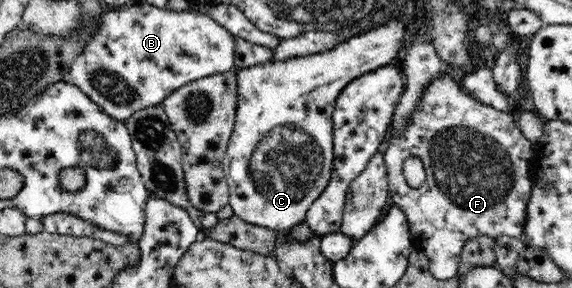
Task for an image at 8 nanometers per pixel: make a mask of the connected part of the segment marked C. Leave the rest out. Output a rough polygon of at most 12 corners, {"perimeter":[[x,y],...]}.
{"perimeter":[[412,22],[237,70],[233,214],[285,231],[333,170],[333,110]]}

